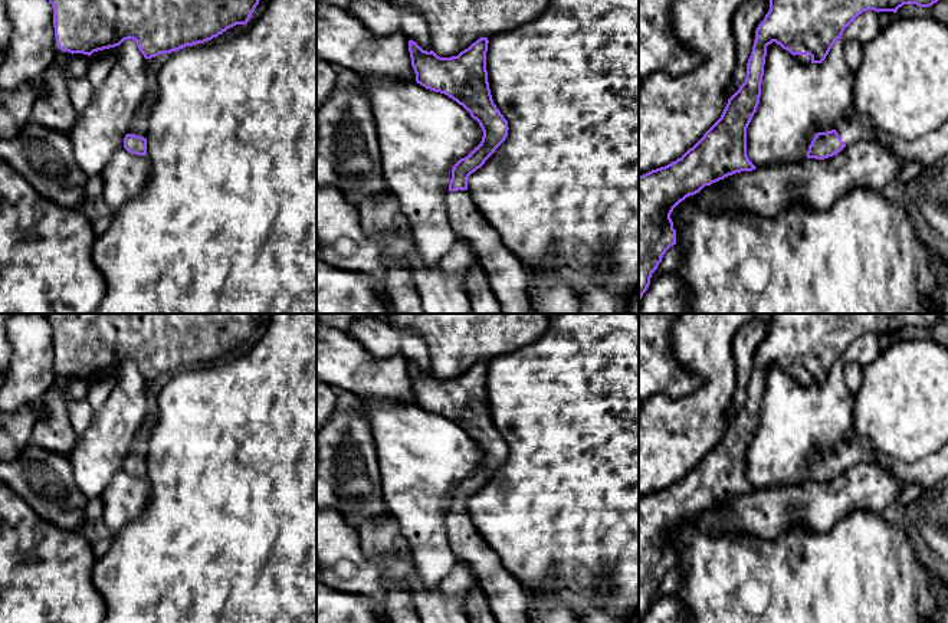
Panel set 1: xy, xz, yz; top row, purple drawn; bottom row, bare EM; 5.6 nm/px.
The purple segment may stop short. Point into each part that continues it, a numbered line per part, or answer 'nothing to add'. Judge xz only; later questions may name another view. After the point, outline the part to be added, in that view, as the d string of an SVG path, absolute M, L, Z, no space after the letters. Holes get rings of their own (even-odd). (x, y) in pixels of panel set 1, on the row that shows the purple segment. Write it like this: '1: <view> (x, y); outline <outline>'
1: xz (507, 276); outline M469 190L447 191L446 207L456 236L472 245L502 314L532 314L524 265L476 209Z

